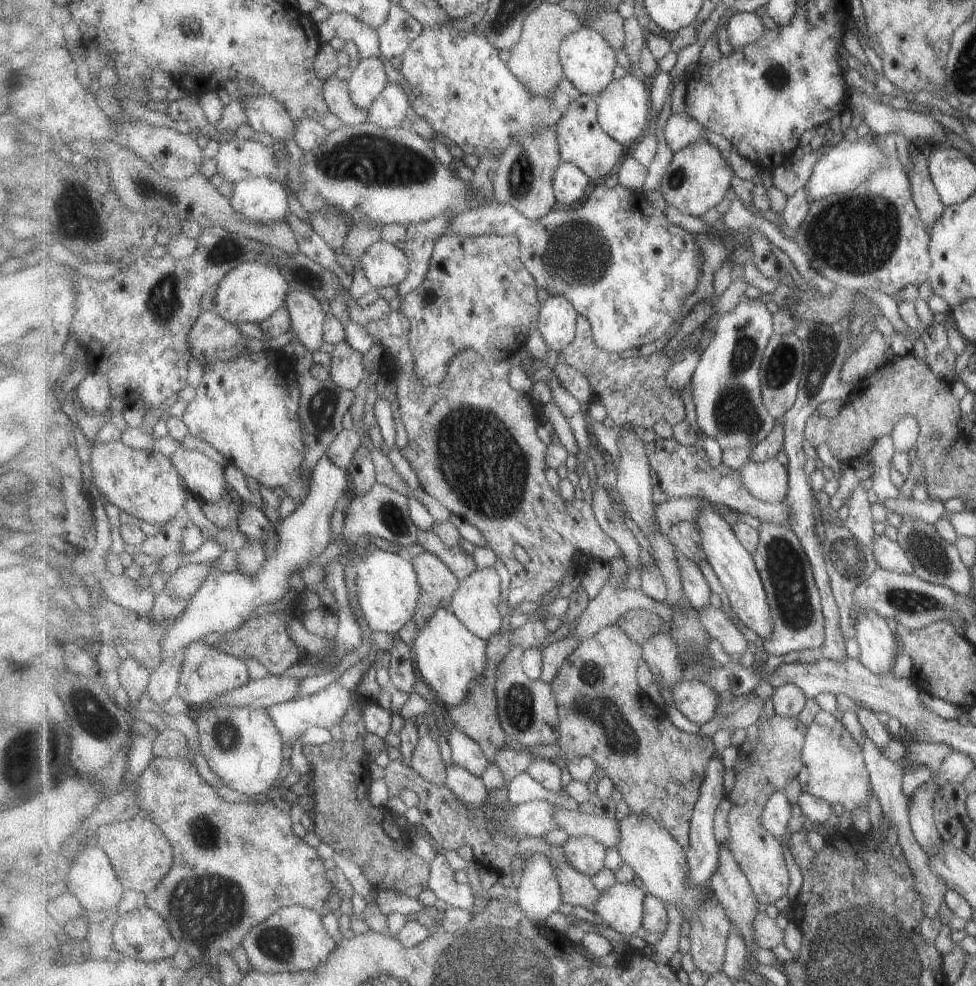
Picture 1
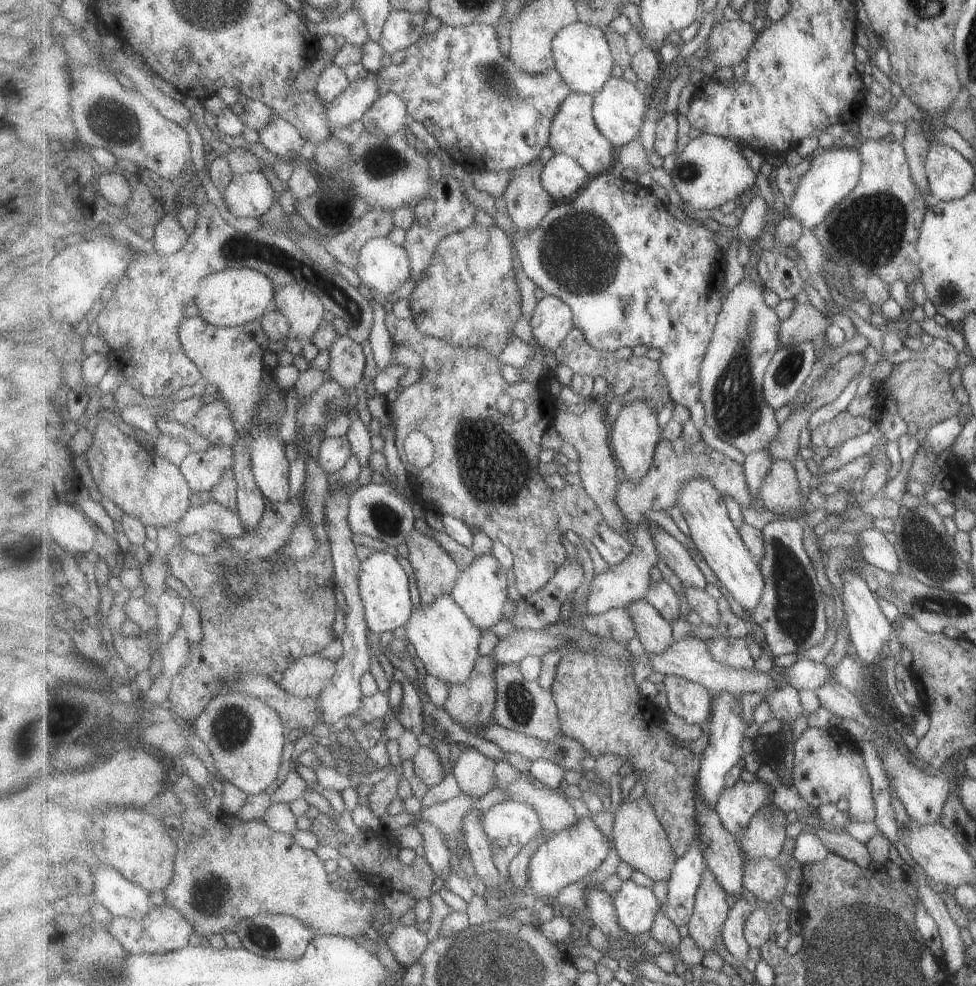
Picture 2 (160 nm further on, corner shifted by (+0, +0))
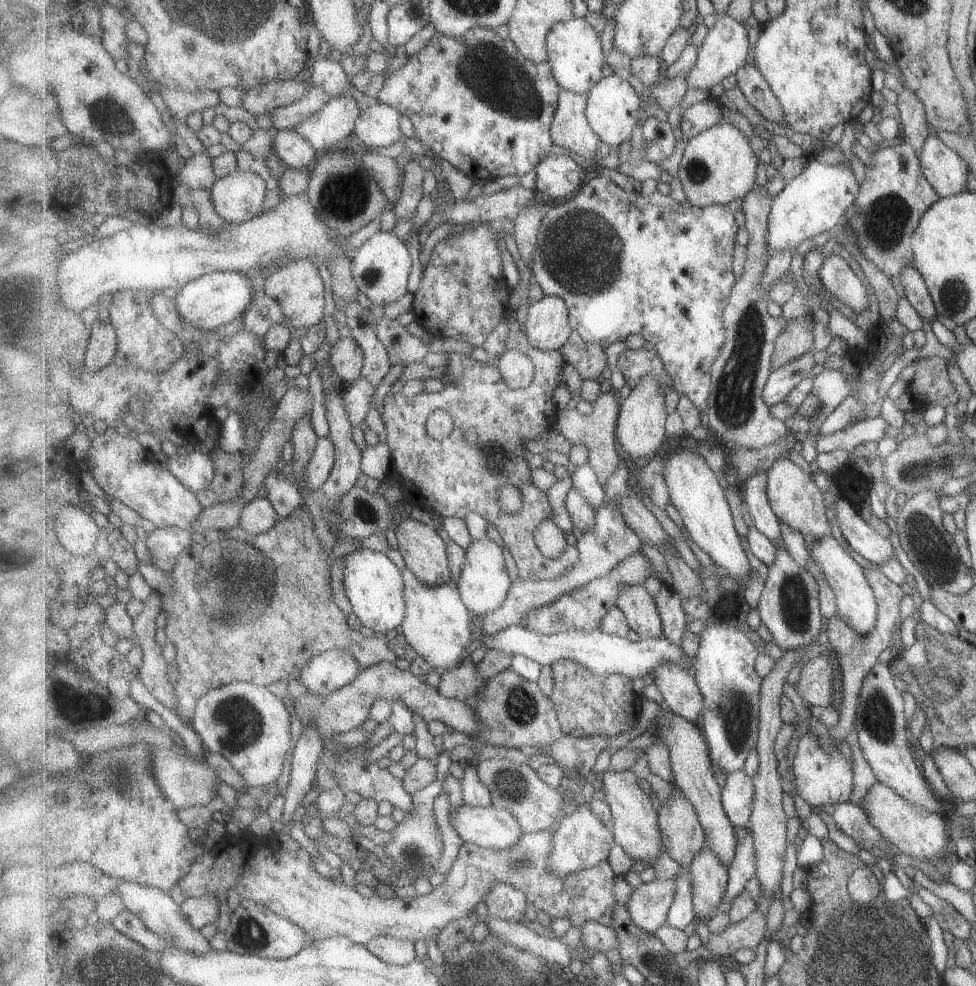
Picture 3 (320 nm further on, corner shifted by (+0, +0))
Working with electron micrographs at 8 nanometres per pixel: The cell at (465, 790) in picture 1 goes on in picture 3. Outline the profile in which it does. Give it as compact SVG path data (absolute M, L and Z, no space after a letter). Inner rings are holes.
M497 882L489 897L485 898L488 907L488 918L499 918L513 923L522 923L524 917L529 917L527 912L527 894L523 890L517 890L505 882Z

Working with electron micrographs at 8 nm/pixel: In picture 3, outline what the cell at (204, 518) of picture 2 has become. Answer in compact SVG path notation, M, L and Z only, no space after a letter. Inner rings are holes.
M256 497L245 506L239 520L239 528L253 536L259 536L259 534L270 532L280 521L277 510L270 500L267 497Z

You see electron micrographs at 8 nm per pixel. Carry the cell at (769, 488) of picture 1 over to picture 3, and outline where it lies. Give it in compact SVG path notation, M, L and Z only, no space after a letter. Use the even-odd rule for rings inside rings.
M781 458L768 471L767 495L770 506L779 518L791 529L803 534L811 534L816 539L825 538L831 535L833 521L826 513L827 506L823 500L823 492L817 486L814 476L799 467L789 458Z

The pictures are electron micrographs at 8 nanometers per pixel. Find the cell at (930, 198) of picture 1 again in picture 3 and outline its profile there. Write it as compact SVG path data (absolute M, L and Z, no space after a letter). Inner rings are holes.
M906 88L898 96L896 103L902 124L901 135L906 143L915 148L917 156L921 156L925 142L934 134L927 120L925 106L913 90Z

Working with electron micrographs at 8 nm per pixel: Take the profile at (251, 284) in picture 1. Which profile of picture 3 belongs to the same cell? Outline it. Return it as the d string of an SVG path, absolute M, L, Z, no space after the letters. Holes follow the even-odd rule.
M218 271L208 273L193 280L188 286L185 286L178 292L175 300L177 302L177 311L185 322L197 326L200 330L217 330L243 317L247 308L253 302L255 289L251 286L251 278L241 274L241 272Z

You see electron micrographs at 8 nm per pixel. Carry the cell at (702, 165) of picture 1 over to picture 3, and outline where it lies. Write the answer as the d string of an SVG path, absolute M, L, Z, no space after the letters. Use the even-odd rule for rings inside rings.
M727 120L689 140L684 149L677 176L686 199L692 206L727 205L737 198L744 200L757 182L759 158L751 148L751 140Z

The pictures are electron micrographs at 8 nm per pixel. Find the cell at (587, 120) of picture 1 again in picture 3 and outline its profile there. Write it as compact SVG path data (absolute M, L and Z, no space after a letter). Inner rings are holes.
M564 90L558 102L556 115L552 123L552 140L575 156L591 160L596 165L600 161L597 148L601 138L589 125L587 119L589 96L587 93L575 93Z

